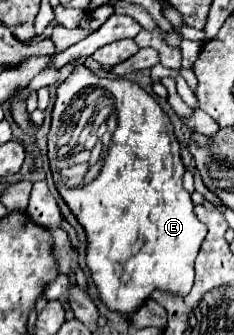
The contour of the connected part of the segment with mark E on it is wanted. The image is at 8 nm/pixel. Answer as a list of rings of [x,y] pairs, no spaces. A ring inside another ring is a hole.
[[[84,65],[74,67],[70,77],[56,87],[52,125],[48,133],[48,157],[60,195],[86,229],[86,263],[102,301],[110,309],[132,313],[154,289],[172,291],[174,295],[186,295],[192,289],[194,259],[204,241],[206,227],[196,219],[190,193],[182,187],[182,175],[186,169],[180,159],[180,145],[172,131],[172,123],[150,93],[130,79],[108,79],[96,75]],[[88,85],[104,87],[112,95],[118,113],[118,127],[106,151],[100,175],[88,185],[66,187],[60,183],[58,171],[58,138],[62,125],[70,121],[70,117],[66,117],[66,107]]]

